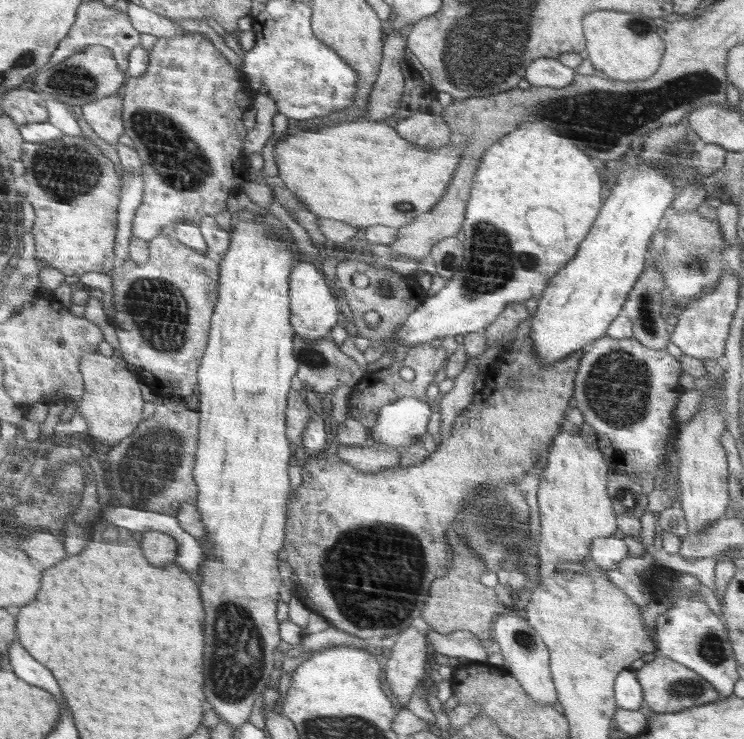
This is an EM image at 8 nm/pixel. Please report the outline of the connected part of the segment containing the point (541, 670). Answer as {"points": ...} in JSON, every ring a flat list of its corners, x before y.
{"points":[[513,611,496,618,492,635,504,657,502,667,519,682,530,699,541,705,553,706,558,700,558,690,551,675,550,650,544,644,543,637,528,624,525,617,517,616]]}

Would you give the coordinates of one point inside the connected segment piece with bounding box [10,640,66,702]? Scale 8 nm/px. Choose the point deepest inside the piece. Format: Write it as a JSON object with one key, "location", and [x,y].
{"location":[26,666]}

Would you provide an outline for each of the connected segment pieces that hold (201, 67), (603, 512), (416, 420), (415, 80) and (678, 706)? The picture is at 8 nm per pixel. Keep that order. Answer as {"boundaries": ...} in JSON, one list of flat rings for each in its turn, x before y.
{"boundaries":[[[186,33,175,37,159,38,149,50,148,64,146,73,138,78,126,79,122,88,123,129,126,136,130,136,130,140,134,142,133,149,140,157,142,163,140,173,144,179,145,188,142,204,138,207,133,218,132,237,147,241,160,234,163,227,173,227,178,222,184,221,198,223,205,216,214,217,219,212,224,212,226,210,226,200,232,194,238,194,238,190,249,181,248,169,244,168,244,162,240,160,240,154,242,154,242,142,244,142,244,136,246,136,246,128,242,126,242,114,250,109,250,104,252,104,252,94,250,94,248,86,244,84,242,74,228,62,228,59,214,47,212,41,203,34]],[[562,429,548,450,539,471,537,499,540,516,539,560,542,563,582,562,590,556,592,539,609,537,616,530,614,500,607,491,608,464,596,446]],[[406,397,387,404,380,410,375,426,369,429,370,444,398,447,404,450,414,443,414,436,420,436,426,432,430,414,432,414,430,406,417,398]],[[407,53,406,60,399,63,403,77,405,78,403,98,399,103,400,108,396,110,396,114,400,116,400,119,405,119,422,112,429,112,429,105,435,97,437,98,439,93,432,86,427,88,420,73,412,66,409,59,409,53]],[[656,654,646,659,642,668,635,671,643,690,645,710,654,713,678,712,685,708,707,705,721,698,710,682,704,680,685,664,680,664,668,657]]]}

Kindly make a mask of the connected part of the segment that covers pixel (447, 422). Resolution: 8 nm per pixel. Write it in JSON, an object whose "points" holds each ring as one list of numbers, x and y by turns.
{"points":[[472,359,459,376,454,378,454,388,443,396,440,403,441,420,439,433,434,438,435,444,441,440,448,440,452,434,454,419,471,403,477,395,474,384,478,376,478,361]]}

